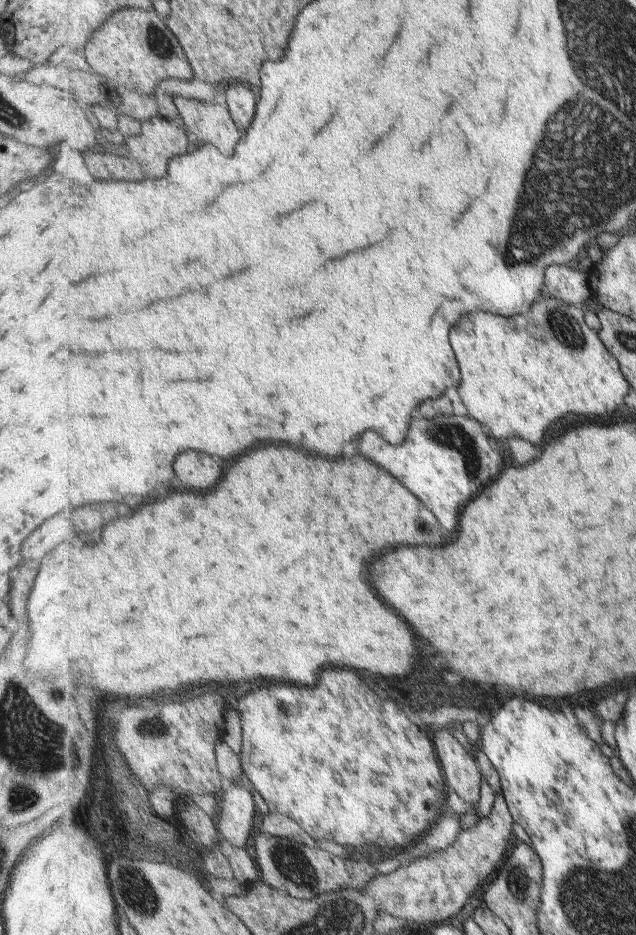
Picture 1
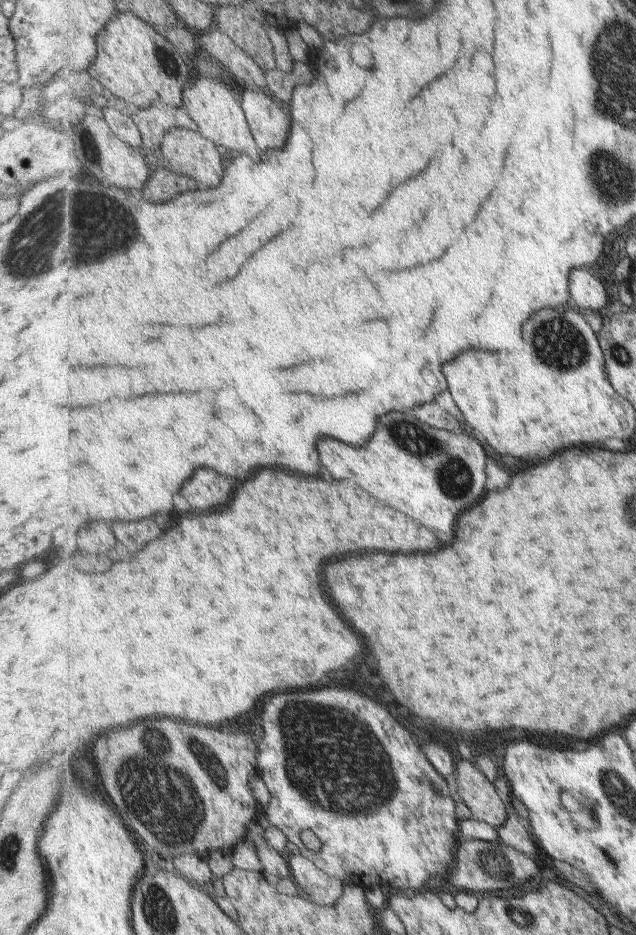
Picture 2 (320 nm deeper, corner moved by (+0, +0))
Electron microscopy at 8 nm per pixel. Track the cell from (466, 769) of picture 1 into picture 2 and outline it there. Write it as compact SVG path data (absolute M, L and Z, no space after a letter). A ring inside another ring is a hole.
M461 759L457 762L456 771L457 792L473 811L475 818L493 828L502 827L507 822L509 812L489 778L471 759Z

